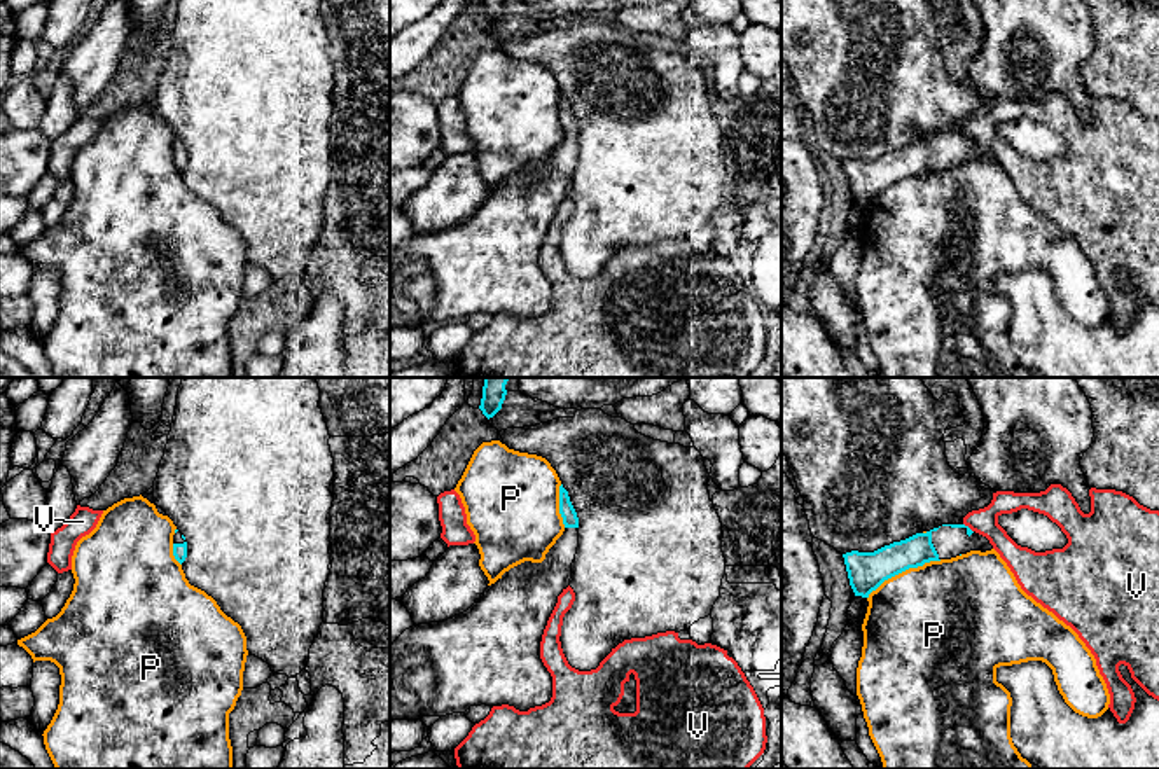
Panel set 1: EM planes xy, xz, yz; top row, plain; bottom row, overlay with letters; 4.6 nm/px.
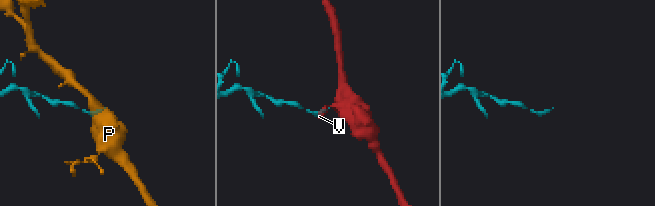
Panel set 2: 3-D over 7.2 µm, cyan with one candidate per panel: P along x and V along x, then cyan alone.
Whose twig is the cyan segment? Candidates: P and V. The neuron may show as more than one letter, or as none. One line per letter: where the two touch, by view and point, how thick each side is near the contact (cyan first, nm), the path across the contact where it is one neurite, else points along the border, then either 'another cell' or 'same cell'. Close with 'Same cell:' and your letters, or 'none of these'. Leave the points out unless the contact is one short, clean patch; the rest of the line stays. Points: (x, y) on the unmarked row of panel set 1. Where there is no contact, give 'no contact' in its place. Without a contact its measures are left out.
P: contact yz (902, 179); calibres 180 and 480 nm; another cell
V: contact yz (969, 137); calibres 30 and 130 nm; border yz (964, 131), (972, 140); another cell
Same cell: none of these

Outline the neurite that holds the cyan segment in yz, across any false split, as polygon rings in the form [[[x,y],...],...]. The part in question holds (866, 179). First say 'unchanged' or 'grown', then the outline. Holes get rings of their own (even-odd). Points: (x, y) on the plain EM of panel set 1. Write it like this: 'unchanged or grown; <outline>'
grown; [[[942,133],[874,161],[843,163],[855,204],[869,206],[885,189],[930,170],[951,168],[970,159],[991,159],[989,149],[965,133]]]

